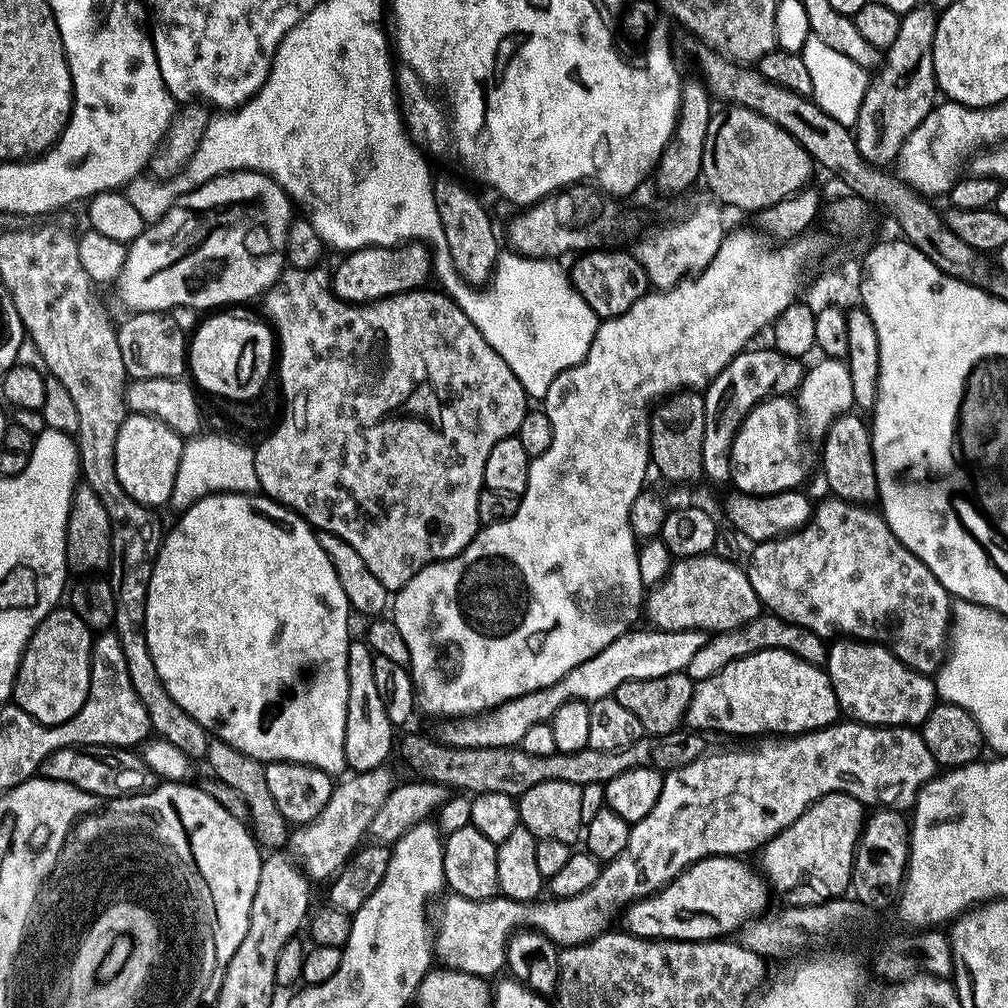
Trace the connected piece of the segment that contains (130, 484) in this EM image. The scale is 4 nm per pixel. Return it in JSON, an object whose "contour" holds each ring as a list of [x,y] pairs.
{"contour":[[[125,416],[114,446],[114,466],[118,470],[122,490],[143,504],[167,505],[172,499],[174,478],[178,474],[178,462],[182,458],[184,445],[185,441],[177,432],[153,416]]]}

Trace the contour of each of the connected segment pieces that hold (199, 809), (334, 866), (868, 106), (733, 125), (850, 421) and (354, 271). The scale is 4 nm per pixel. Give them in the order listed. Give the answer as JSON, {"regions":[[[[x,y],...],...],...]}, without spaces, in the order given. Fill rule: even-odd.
{"regions":[[[[164,782],[164,792],[160,792],[160,800],[164,800],[164,808],[172,804],[172,808],[180,812],[180,820],[188,824],[188,836],[192,836],[192,852],[196,852],[196,869],[202,874],[202,878],[206,878],[206,886],[210,886],[210,898],[214,898],[214,958],[217,969],[223,970],[230,958],[234,958],[234,950],[242,946],[242,938],[246,938],[246,926],[250,926],[250,906],[254,906],[254,890],[258,890],[262,848],[257,844],[249,825],[218,806],[218,802],[214,802],[214,798],[210,798],[203,787],[196,785],[195,788],[192,782]]],[[[380,765],[373,771],[357,772],[333,787],[331,796],[322,813],[311,823],[297,827],[289,833],[291,855],[298,859],[309,881],[328,882],[343,868],[344,863],[358,850],[361,838],[367,835],[370,822],[396,785],[387,765]]],[[[918,4],[914,10],[908,11],[905,16],[901,17],[898,35],[885,51],[882,65],[869,81],[866,94],[863,95],[862,106],[859,107],[858,118],[853,127],[853,136],[859,153],[871,164],[880,167],[891,165],[899,156],[906,138],[914,132],[915,127],[922,122],[923,118],[926,118],[926,114],[937,103],[938,89],[934,74],[933,44],[938,20],[937,11],[926,4],[925,6]]],[[[740,104],[721,109],[713,111],[710,118],[702,158],[703,183],[708,183],[713,192],[709,193],[721,205],[755,214],[790,198],[811,181],[814,161],[786,130]]],[[[845,414],[830,426],[820,448],[820,464],[824,467],[824,480],[833,497],[849,504],[872,506],[878,500],[878,474],[874,470],[872,457],[872,434],[870,424],[860,414]]],[[[409,242],[394,248],[360,248],[349,252],[331,275],[332,293],[347,304],[369,304],[400,292],[420,290],[434,272],[434,256],[429,245]]]]}

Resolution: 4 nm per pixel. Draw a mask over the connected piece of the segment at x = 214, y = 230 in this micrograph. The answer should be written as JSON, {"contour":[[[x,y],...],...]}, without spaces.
{"contour":[[[244,172],[244,200],[240,200],[237,204],[232,204],[229,208],[180,208],[181,206],[173,206],[161,220],[153,220],[145,227],[144,233],[127,245],[128,257],[122,266],[122,274],[114,281],[114,289],[120,295],[122,303],[132,312],[162,312],[167,313],[174,308],[194,308],[203,310],[203,308],[212,308],[208,310],[216,310],[219,304],[236,304],[239,300],[252,300],[263,297],[264,293],[272,287],[272,283],[280,276],[286,267],[288,255],[286,254],[286,242],[288,241],[288,231],[294,219],[293,201],[290,199],[284,188],[272,179],[265,172]]]}

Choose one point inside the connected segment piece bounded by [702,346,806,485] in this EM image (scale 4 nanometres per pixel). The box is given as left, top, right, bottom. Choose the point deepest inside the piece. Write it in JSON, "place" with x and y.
{"place":[753,375]}

